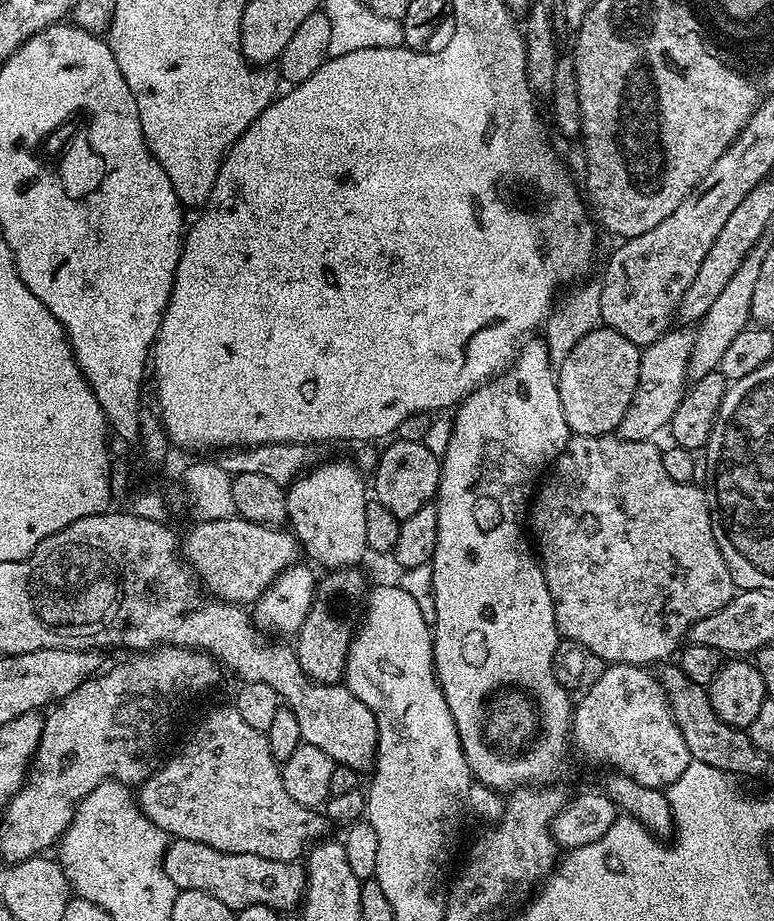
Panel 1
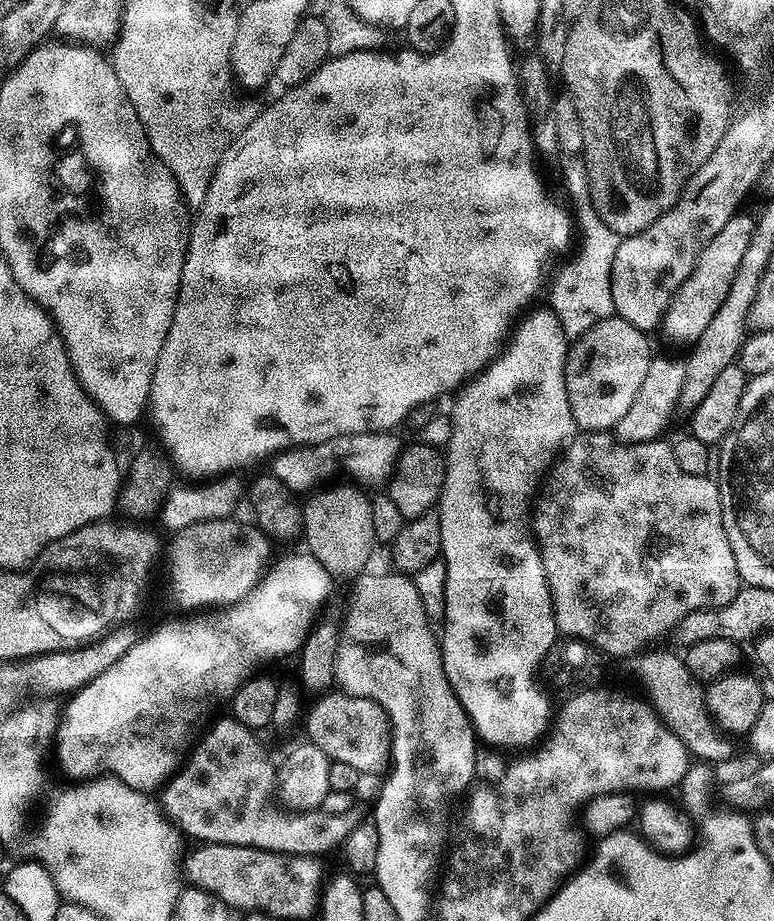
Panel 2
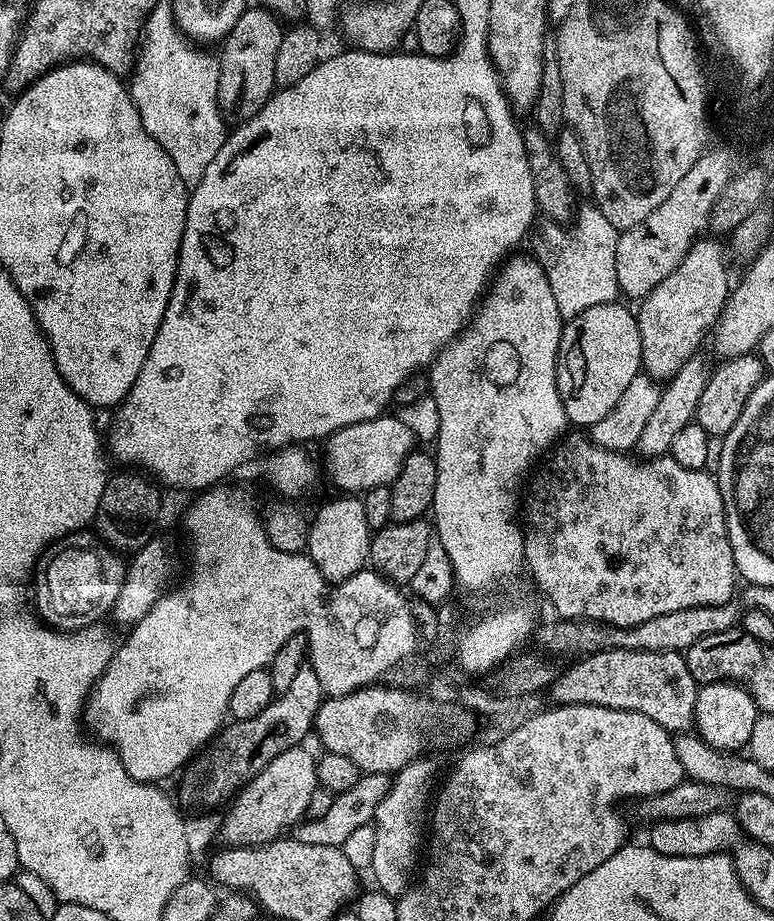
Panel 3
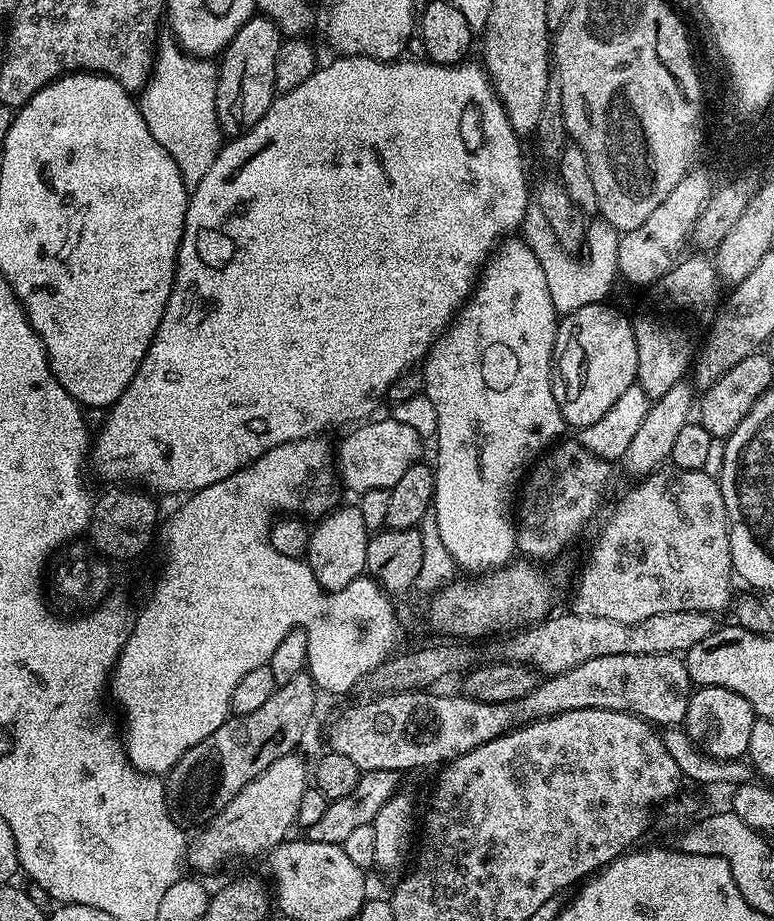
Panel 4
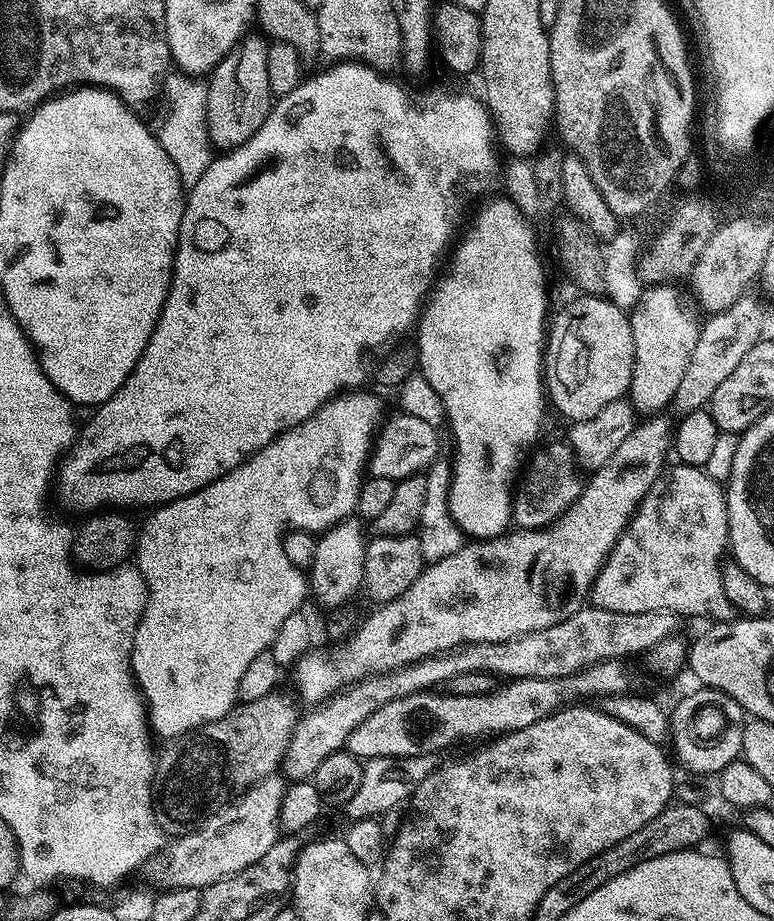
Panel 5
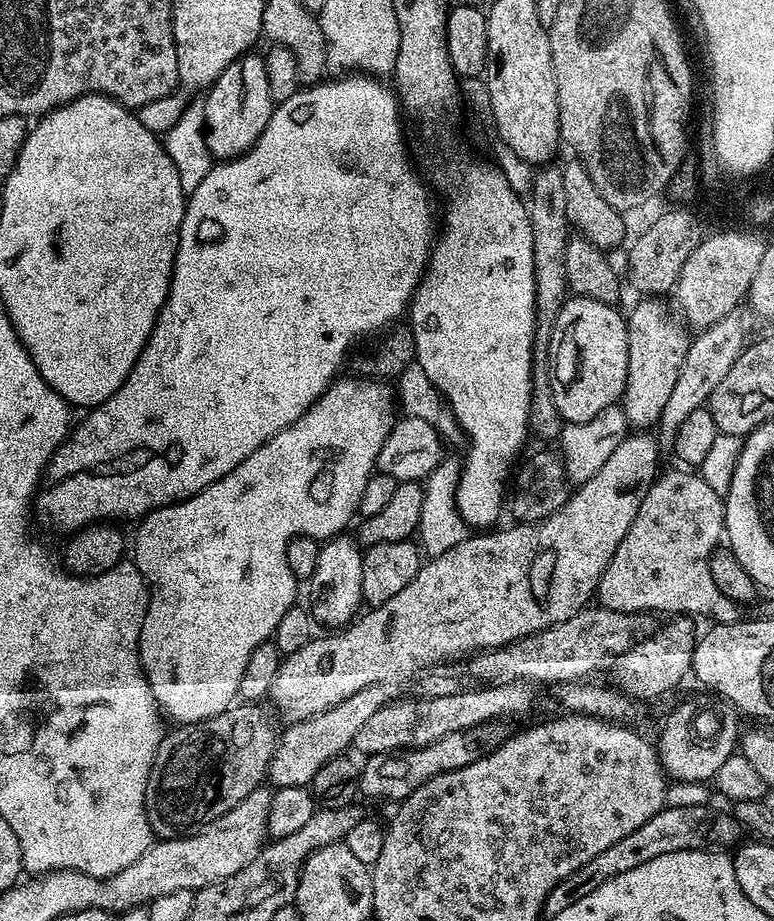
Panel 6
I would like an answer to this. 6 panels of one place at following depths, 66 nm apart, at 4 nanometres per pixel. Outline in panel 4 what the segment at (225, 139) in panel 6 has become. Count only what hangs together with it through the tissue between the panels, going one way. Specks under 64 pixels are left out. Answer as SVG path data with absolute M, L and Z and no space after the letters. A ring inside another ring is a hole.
M253 14L240 27L238 34L224 49L218 60L218 75L216 77L216 113L220 123L221 133L225 137L235 138L249 132L270 110L278 93L274 82L274 62L278 54L278 46L282 33L276 23L267 20L262 15Z

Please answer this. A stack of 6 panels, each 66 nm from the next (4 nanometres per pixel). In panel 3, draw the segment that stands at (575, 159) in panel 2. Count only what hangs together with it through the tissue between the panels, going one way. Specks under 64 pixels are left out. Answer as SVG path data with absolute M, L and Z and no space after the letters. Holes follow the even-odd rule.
M581 203L574 214L568 232L555 221L544 222L531 233L533 259L542 266L553 291L561 319L579 316L592 306L613 303L620 294L617 286L617 238L619 229L607 221L595 203Z

